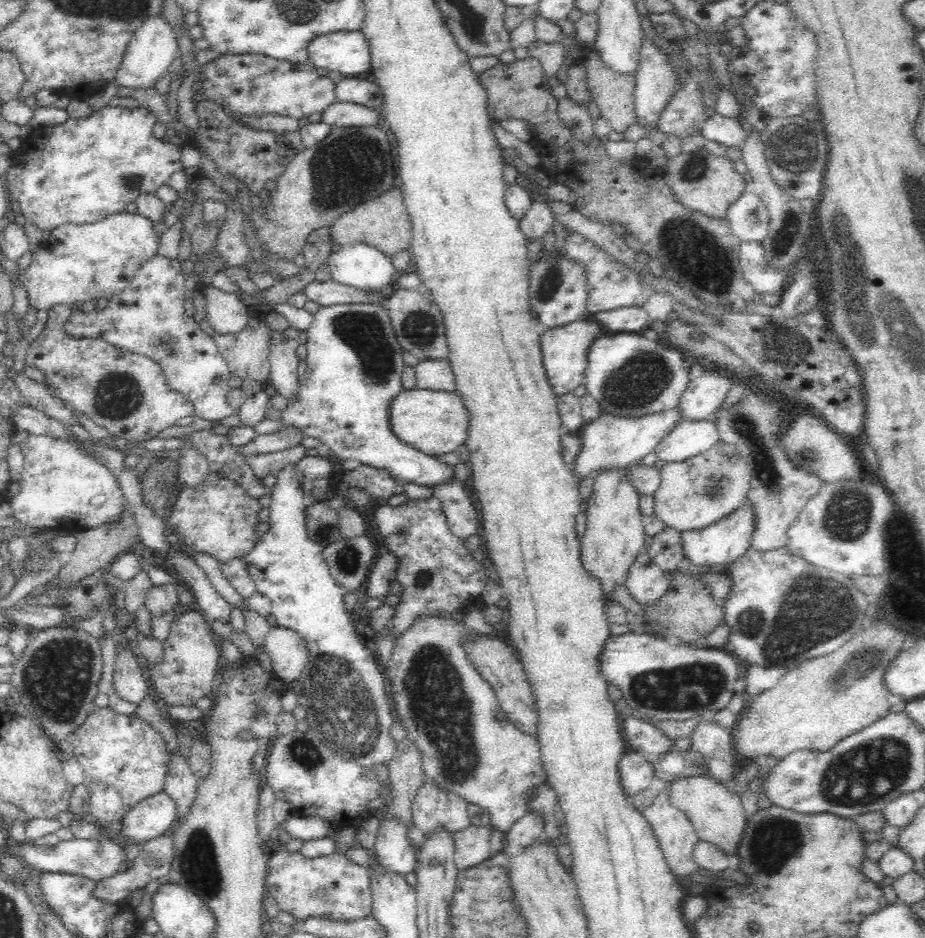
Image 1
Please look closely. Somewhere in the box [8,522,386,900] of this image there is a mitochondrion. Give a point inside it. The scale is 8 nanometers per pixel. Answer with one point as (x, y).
(58, 675)

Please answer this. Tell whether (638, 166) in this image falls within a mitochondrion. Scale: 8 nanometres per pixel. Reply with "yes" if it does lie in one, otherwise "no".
no

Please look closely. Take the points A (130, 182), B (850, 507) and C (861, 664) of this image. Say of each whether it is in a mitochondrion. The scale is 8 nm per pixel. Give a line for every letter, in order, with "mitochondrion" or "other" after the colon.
A: mitochondrion
B: mitochondrion
C: mitochondrion

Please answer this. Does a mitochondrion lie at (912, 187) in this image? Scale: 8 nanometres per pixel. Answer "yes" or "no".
yes

